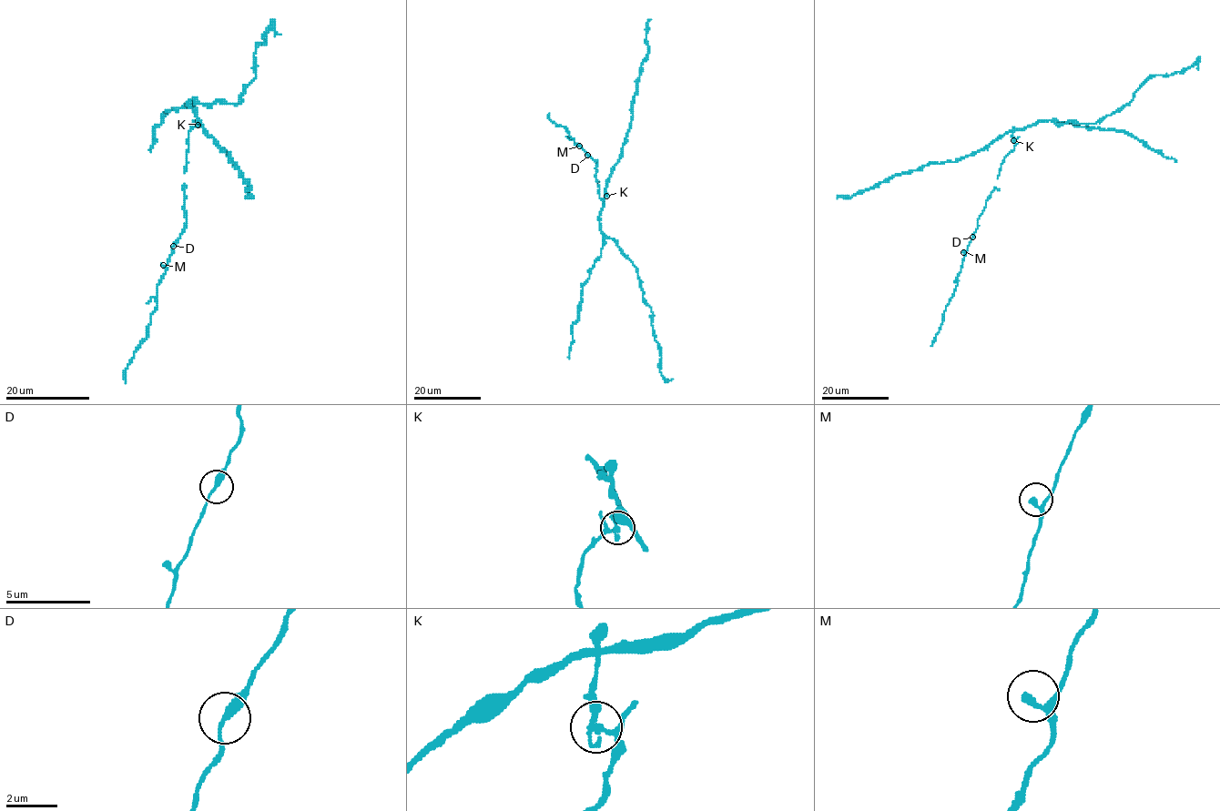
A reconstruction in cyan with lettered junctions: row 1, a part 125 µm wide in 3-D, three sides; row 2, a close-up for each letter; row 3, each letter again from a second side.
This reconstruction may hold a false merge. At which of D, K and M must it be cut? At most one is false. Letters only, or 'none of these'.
K

